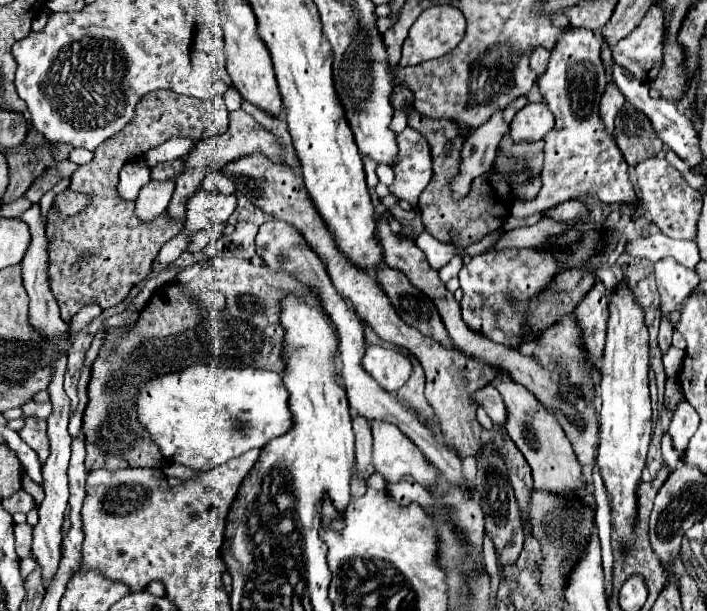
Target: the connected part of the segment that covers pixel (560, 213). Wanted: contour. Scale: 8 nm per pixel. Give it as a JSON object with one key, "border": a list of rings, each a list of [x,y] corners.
{"border":[[[567,200],[565,204],[559,204],[553,210],[549,210],[545,214],[545,218],[565,222],[565,220],[583,220],[583,218],[587,218],[587,214],[589,214],[589,210],[585,204],[575,202],[575,200]]]}

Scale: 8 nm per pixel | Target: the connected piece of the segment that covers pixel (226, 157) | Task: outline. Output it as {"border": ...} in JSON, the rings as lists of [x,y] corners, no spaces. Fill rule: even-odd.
{"border":[[[233,110],[229,112],[229,128],[227,132],[221,136],[213,136],[206,139],[199,140],[193,152],[185,158],[185,170],[177,176],[177,188],[175,188],[175,194],[171,198],[171,204],[169,204],[169,214],[175,216],[175,218],[183,218],[185,210],[183,210],[183,204],[185,204],[185,196],[191,196],[193,194],[193,188],[199,188],[203,178],[213,170],[213,168],[221,168],[233,160],[239,160],[241,156],[249,156],[249,154],[263,154],[267,156],[271,162],[279,162],[281,160],[281,146],[275,142],[275,136],[271,132],[267,132],[265,128],[261,128],[259,124],[255,124],[255,120],[245,114],[243,110]]]}

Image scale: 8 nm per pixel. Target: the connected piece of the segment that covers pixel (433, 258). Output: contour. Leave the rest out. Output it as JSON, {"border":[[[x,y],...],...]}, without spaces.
{"border":[[[421,232],[421,234],[417,236],[415,244],[425,252],[431,268],[435,268],[437,272],[439,272],[443,266],[447,266],[453,256],[457,256],[457,254],[463,252],[463,250],[459,250],[459,248],[455,248],[455,246],[445,246],[443,242],[439,242],[439,240],[435,240],[433,236],[429,236],[429,232]]]}

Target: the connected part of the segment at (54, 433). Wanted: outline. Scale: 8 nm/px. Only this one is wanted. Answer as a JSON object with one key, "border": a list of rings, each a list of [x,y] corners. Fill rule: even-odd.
{"border":[[[59,354],[59,358],[55,360],[53,368],[53,380],[49,384],[49,394],[51,394],[51,404],[53,404],[53,412],[47,418],[49,424],[49,446],[51,446],[51,454],[43,466],[43,488],[45,488],[45,500],[39,508],[39,524],[33,528],[33,556],[37,556],[41,568],[45,568],[45,584],[49,584],[57,572],[59,566],[59,558],[61,558],[61,524],[63,524],[63,516],[65,516],[65,508],[67,508],[67,500],[69,500],[69,480],[67,480],[67,464],[69,464],[69,454],[71,454],[71,436],[67,432],[67,424],[69,424],[69,398],[63,390],[63,374],[65,374],[65,364],[67,364],[67,356]]]}

